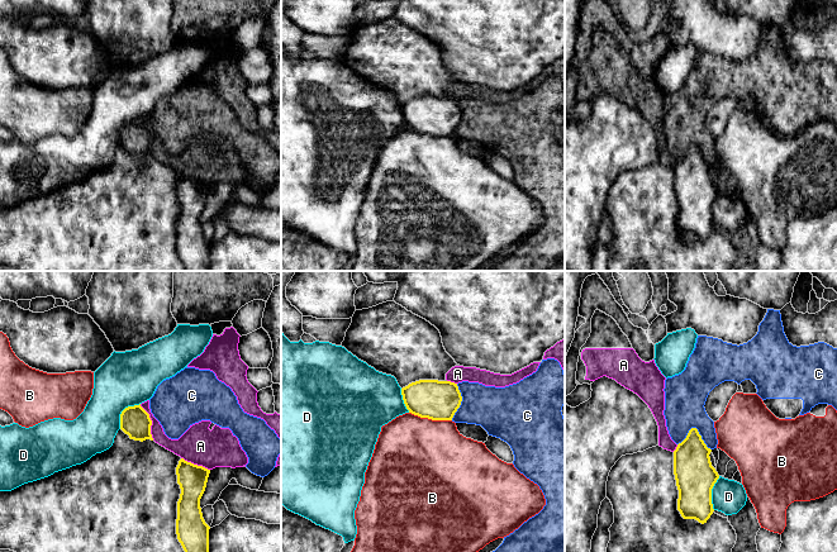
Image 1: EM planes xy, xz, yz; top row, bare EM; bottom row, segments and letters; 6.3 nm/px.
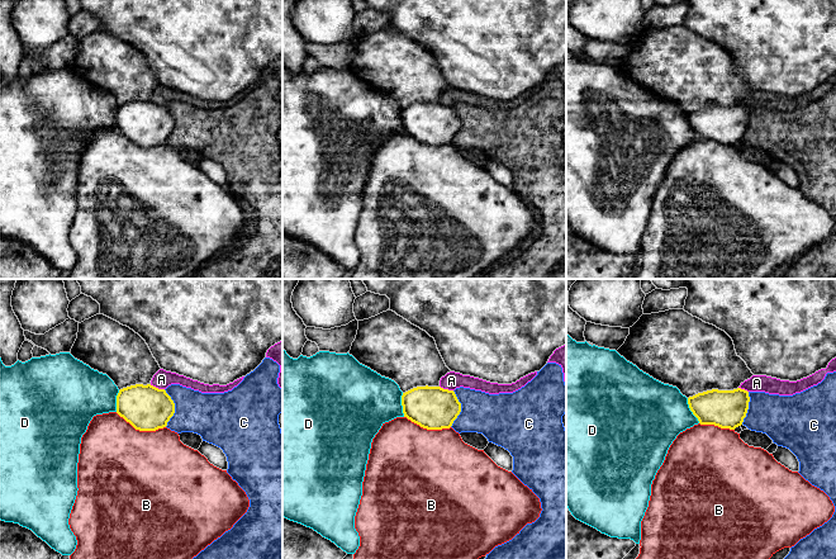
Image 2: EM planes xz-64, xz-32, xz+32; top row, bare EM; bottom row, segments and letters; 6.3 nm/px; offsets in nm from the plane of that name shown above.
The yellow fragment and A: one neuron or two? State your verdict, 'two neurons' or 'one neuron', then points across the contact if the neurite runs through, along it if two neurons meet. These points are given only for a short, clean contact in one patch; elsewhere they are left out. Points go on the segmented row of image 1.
two neurons

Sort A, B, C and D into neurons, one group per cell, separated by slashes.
A / B / C / D

